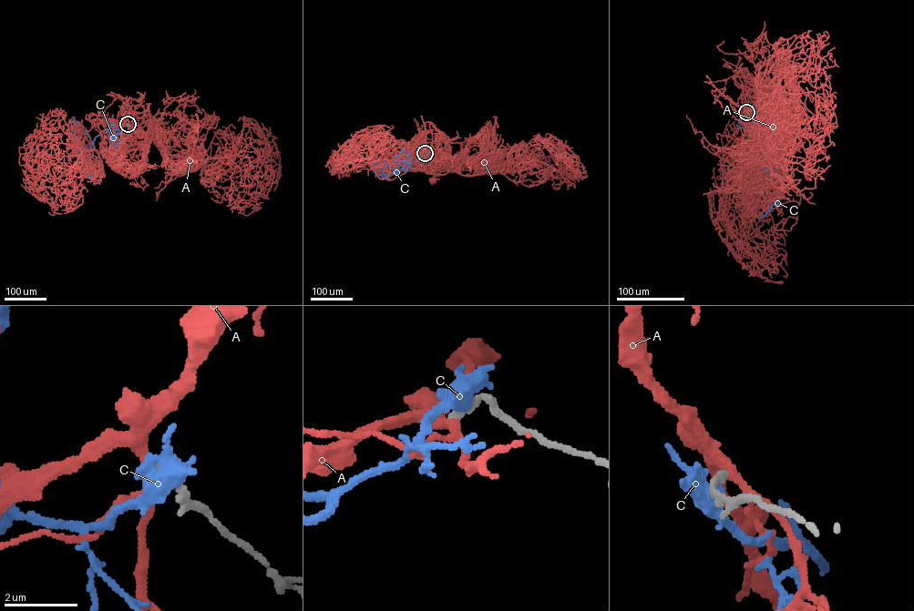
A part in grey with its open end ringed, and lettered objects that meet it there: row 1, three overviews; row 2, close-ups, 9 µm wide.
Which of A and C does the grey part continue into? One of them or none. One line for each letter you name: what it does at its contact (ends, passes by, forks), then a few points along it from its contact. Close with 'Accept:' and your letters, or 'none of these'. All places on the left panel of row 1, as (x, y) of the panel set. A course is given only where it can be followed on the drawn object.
A: it forks there; it runs (128, 124), (129, 111), (143, 113), (139, 129), (133, 136), (132, 127)
Accept: A

